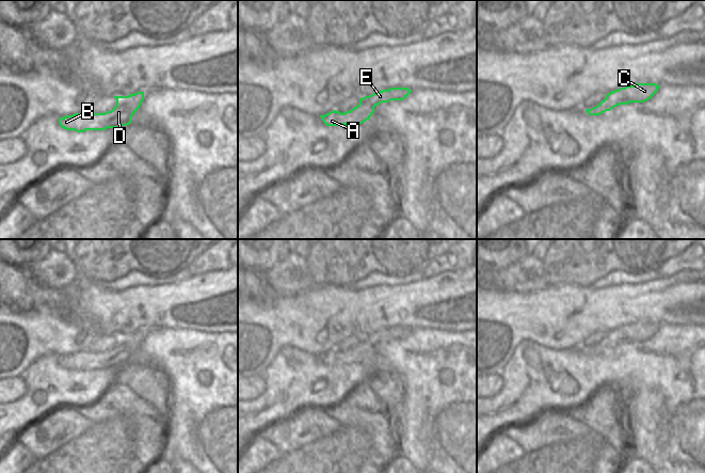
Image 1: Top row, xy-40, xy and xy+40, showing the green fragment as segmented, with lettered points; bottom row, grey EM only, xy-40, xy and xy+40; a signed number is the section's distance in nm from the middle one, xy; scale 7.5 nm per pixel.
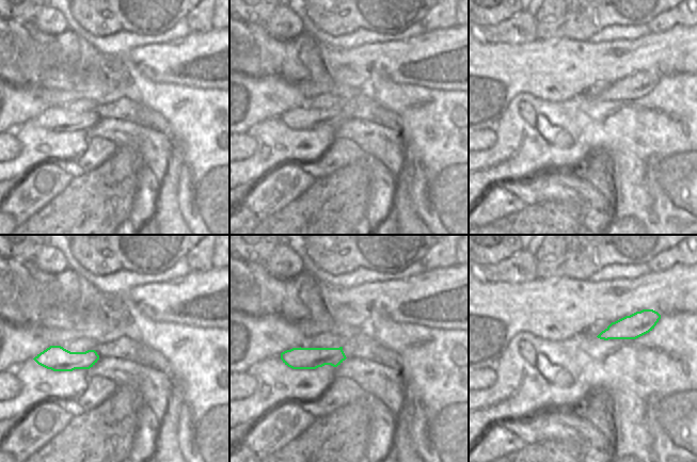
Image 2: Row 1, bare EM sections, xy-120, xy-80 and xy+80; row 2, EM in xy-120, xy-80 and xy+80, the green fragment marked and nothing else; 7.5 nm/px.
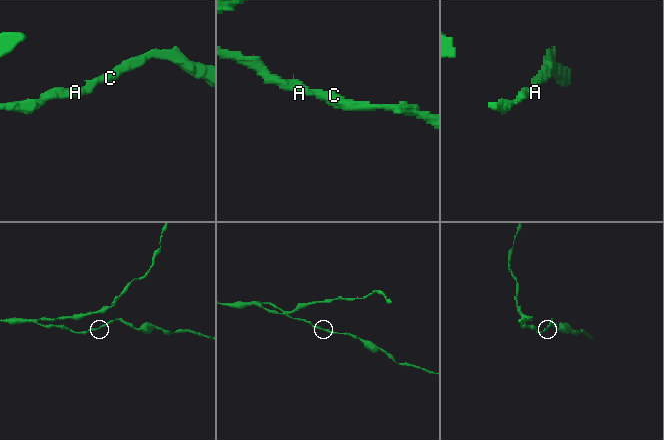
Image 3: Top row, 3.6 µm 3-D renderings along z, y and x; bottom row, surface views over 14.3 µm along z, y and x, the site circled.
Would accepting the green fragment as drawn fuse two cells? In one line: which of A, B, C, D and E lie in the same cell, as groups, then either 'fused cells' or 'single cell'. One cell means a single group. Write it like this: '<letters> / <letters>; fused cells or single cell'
A B C D E; single cell

